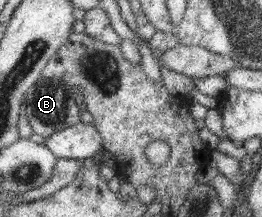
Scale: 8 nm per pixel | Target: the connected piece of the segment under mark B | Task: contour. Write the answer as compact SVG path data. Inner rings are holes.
M43 78L35 82L35 85L25 94L25 116L33 128L33 133L45 139L59 130L80 122L79 104L76 102L78 91L67 85L61 78Z

